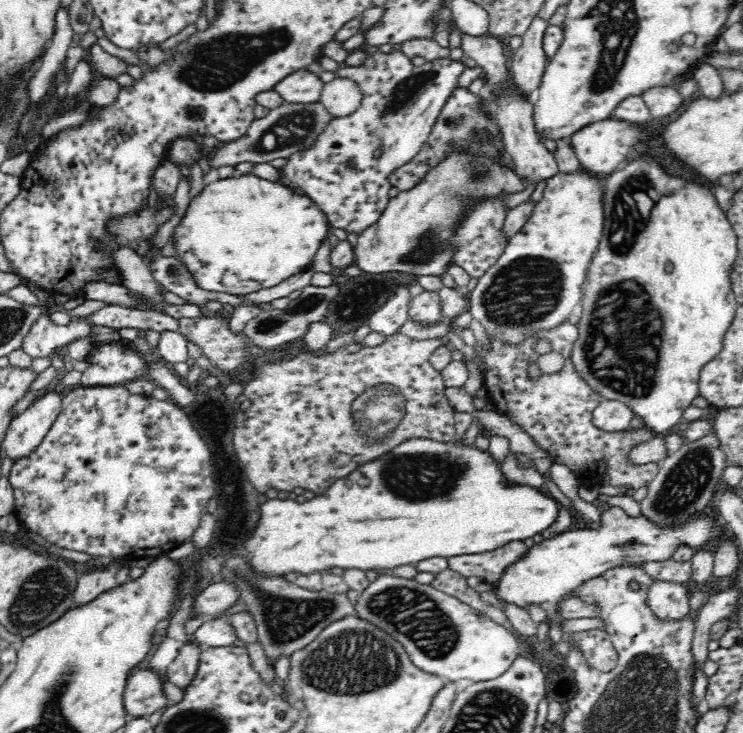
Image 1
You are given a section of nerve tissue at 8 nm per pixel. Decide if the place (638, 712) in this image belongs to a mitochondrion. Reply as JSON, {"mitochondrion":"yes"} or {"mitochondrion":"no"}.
{"mitochondrion":"yes"}

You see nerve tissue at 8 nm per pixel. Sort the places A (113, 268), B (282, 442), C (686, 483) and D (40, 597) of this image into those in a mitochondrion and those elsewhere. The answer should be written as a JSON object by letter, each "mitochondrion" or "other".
{"A":"other","B":"other","C":"mitochondrion","D":"mitochondrion"}

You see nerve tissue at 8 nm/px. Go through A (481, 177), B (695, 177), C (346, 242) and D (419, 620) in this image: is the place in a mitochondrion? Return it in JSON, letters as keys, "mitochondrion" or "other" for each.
{"A":"mitochondrion","B":"other","C":"other","D":"mitochondrion"}

